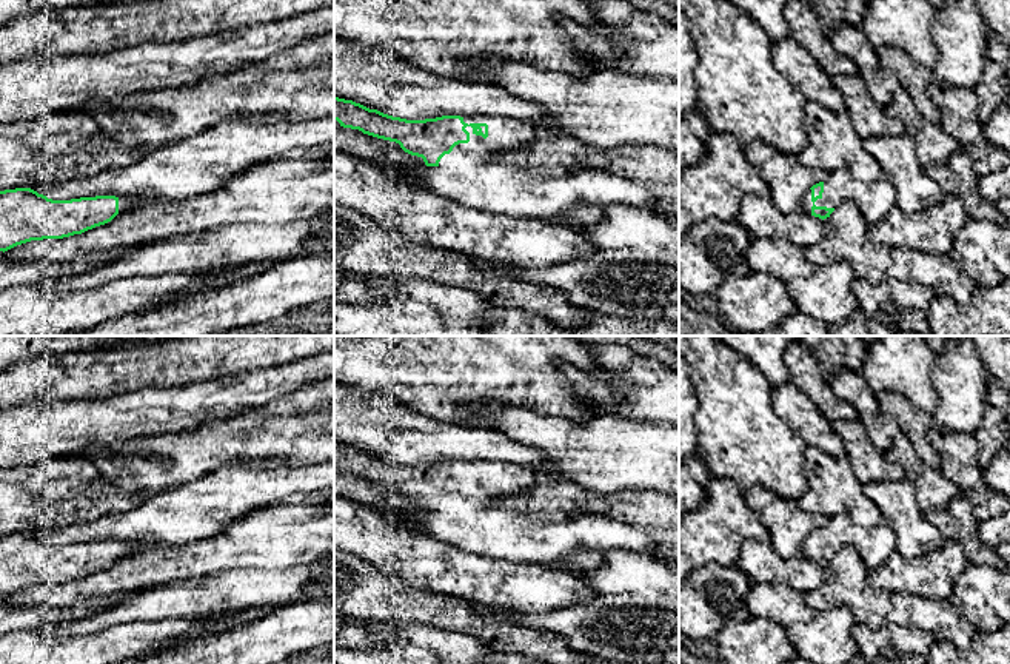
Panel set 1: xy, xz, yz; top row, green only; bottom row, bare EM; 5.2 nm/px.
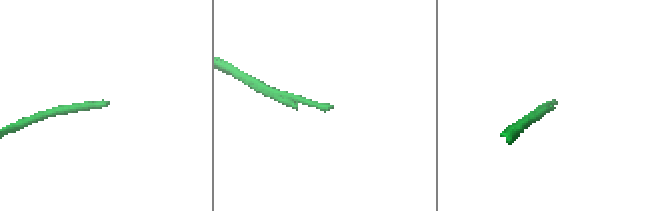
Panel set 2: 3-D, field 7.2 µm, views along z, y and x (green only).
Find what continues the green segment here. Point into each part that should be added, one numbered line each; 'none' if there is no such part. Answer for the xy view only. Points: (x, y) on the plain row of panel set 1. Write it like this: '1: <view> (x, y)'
1: xy (123, 549)

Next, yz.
1: yz (875, 546)

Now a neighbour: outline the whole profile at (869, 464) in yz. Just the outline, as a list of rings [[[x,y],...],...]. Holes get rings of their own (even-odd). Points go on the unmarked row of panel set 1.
[[[856,421],[831,422],[834,431],[842,438],[847,447],[847,458],[851,464],[854,476],[862,484],[879,481],[899,481],[905,478],[904,470],[890,462],[871,442],[865,427]]]

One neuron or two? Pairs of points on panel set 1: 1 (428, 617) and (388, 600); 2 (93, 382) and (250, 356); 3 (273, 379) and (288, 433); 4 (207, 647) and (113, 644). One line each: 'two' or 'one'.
1: one
2: one
3: two
4: two

